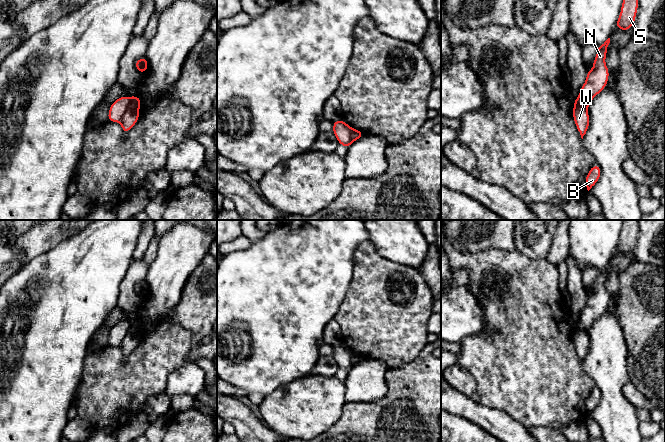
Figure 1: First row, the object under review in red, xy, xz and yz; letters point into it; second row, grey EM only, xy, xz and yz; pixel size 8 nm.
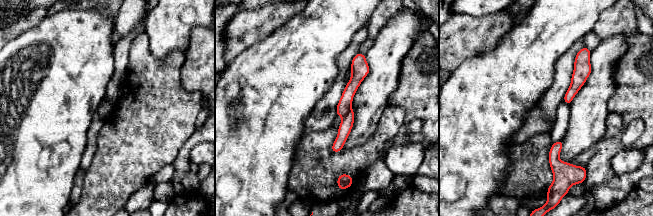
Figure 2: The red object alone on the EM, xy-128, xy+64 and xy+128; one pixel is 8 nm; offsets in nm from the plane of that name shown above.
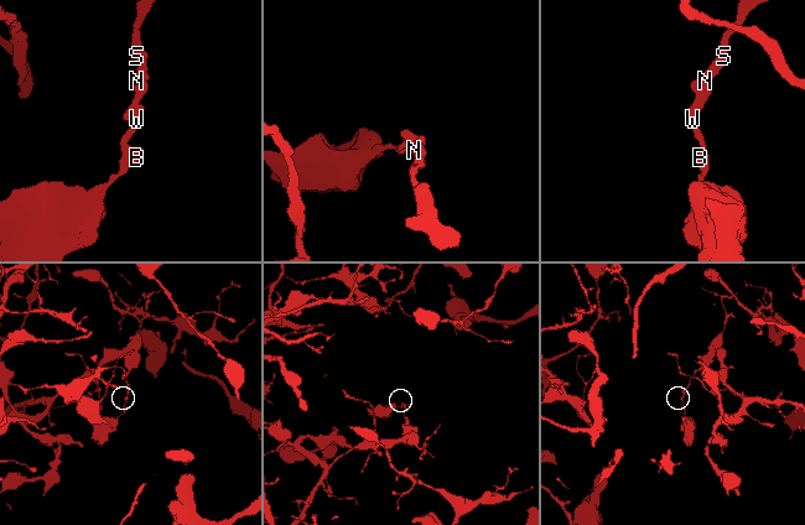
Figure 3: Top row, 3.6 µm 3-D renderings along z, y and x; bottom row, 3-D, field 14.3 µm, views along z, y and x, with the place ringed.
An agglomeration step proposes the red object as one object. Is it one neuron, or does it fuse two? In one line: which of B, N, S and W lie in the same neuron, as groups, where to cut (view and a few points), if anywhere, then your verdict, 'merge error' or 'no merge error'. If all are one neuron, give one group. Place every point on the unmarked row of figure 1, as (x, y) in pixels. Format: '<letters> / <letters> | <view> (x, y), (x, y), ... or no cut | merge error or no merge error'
B W / N S | xy (131, 321), (129, 330), (119, 345) | merge error

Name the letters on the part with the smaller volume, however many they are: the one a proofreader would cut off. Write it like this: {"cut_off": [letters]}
{"cut_off": ["B", "W"]}

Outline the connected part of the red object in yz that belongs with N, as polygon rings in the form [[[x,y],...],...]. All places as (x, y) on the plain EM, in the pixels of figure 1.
[[[610,262],[598,270],[597,278],[593,285],[593,293],[587,294],[586,305],[579,315],[579,321],[574,324],[574,332],[584,331],[587,333],[593,322],[607,310],[609,294],[605,287],[605,282],[609,267]]]

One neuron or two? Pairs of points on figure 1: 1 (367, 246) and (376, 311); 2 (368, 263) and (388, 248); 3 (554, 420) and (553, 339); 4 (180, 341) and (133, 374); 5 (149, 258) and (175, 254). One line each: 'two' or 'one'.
1: one
2: two
3: one
4: one
5: two

